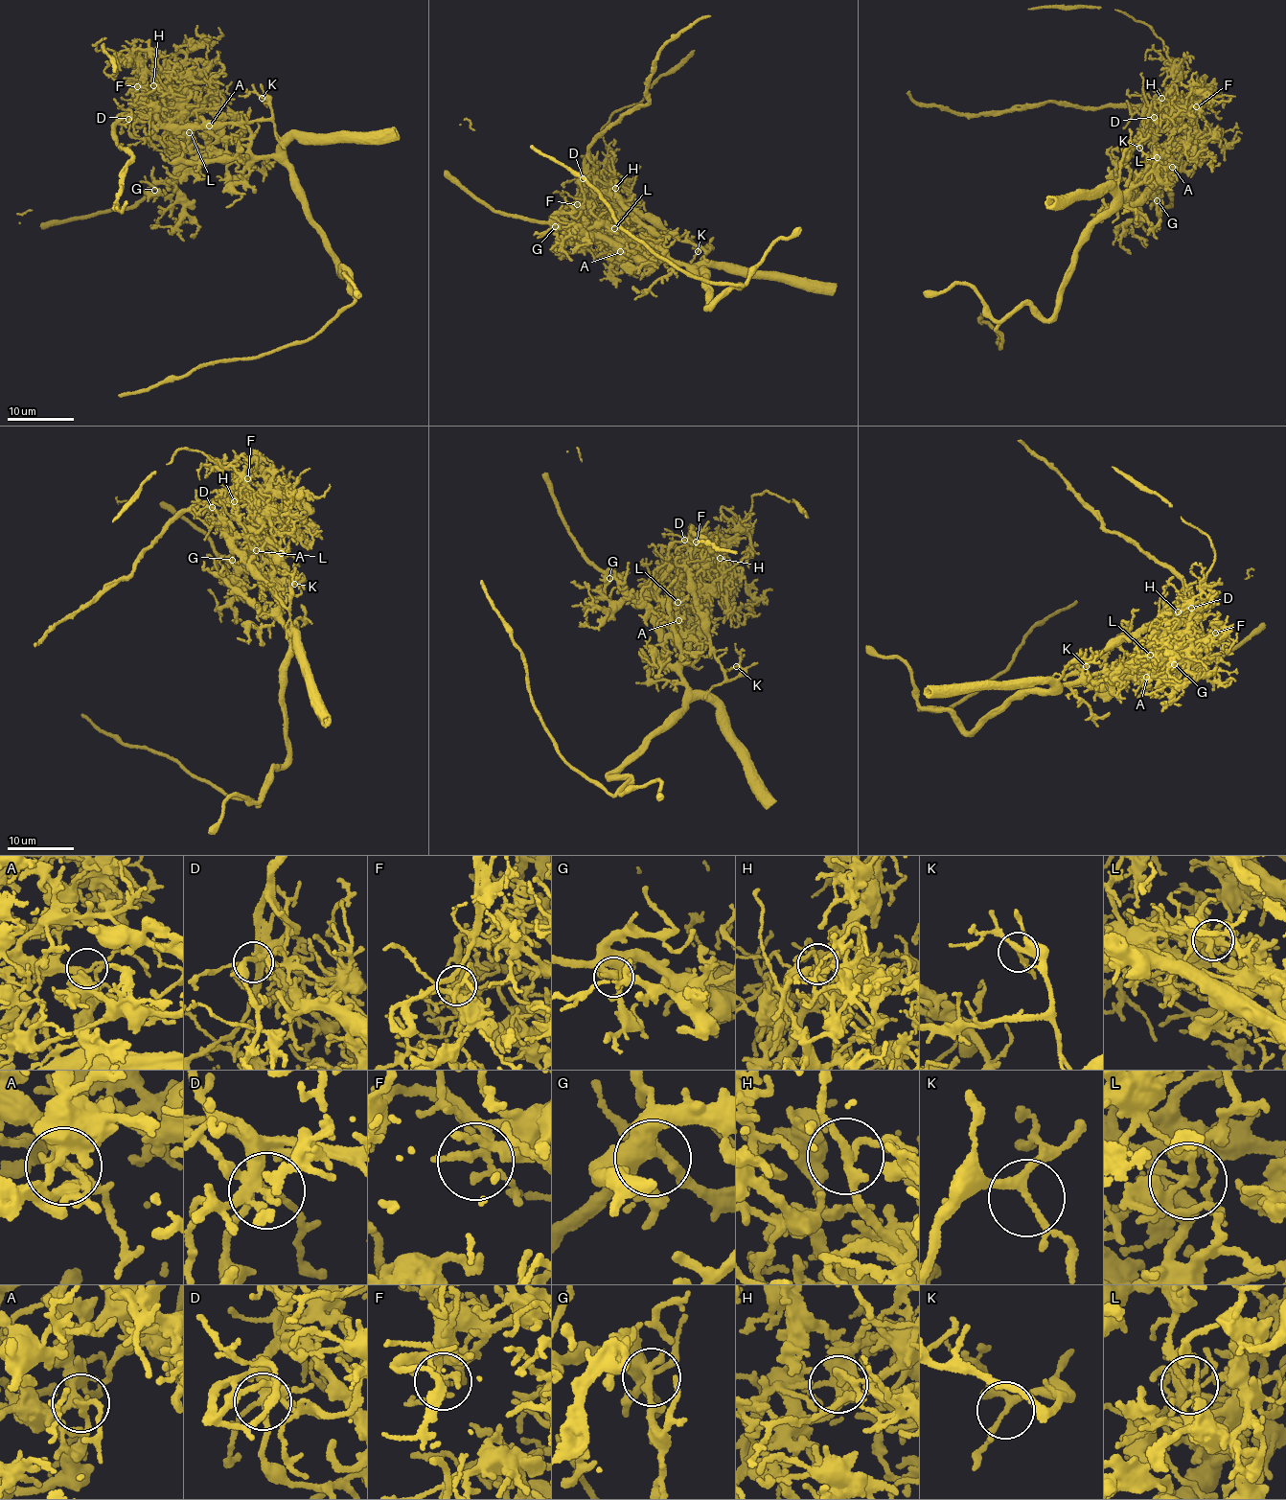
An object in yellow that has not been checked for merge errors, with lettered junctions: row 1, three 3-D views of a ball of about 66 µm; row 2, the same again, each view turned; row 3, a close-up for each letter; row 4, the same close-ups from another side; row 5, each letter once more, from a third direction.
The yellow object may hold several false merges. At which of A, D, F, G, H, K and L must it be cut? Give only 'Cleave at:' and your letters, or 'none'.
Cleave at: L

